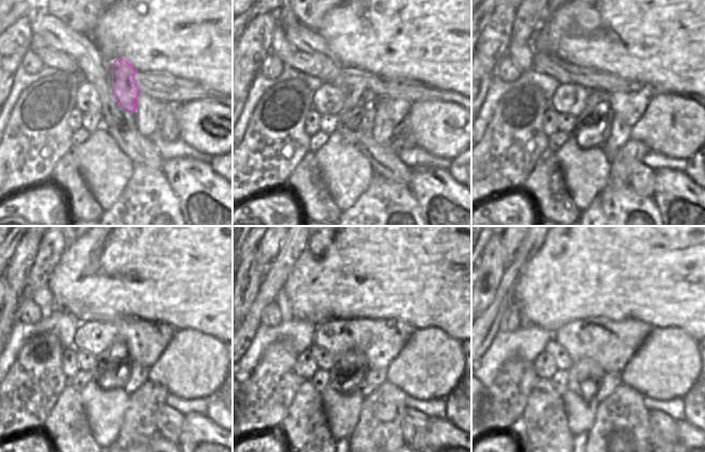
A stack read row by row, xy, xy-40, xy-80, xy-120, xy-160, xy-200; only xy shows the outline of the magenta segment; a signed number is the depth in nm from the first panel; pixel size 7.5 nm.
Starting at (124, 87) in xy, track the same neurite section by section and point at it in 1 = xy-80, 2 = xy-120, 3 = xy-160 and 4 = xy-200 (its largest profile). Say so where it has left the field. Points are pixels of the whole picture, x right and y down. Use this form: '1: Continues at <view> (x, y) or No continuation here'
1: Continues at xy-80 (597, 107)
2: Continues at xy-120 (115, 356)
3: Continues at xy-160 (348, 375)
4: Continues at xy-200 (586, 376).

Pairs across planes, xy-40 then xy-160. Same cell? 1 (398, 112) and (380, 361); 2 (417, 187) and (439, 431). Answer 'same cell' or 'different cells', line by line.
1: same cell
2: same cell

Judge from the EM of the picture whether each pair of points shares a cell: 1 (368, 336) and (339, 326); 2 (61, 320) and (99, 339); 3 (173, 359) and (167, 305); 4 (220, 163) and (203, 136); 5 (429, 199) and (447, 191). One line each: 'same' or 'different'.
1: same
2: different
3: different
4: different
5: same

